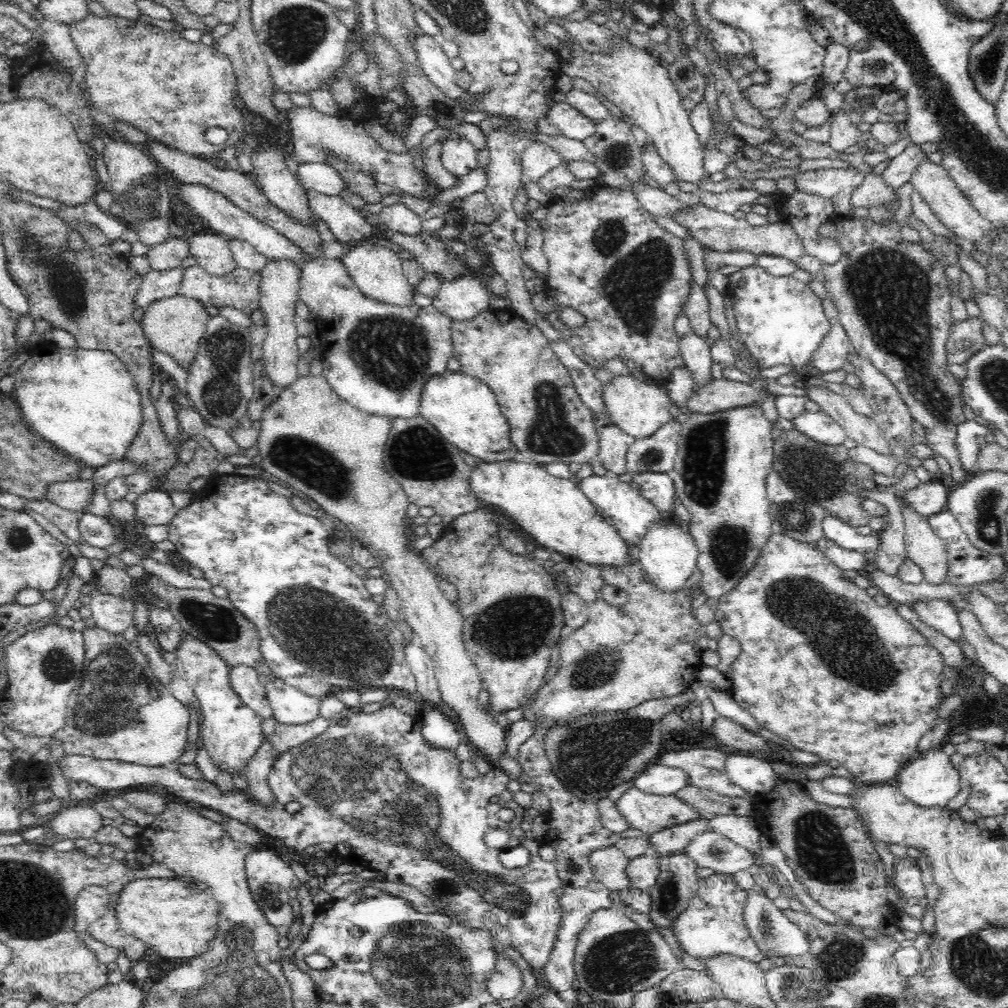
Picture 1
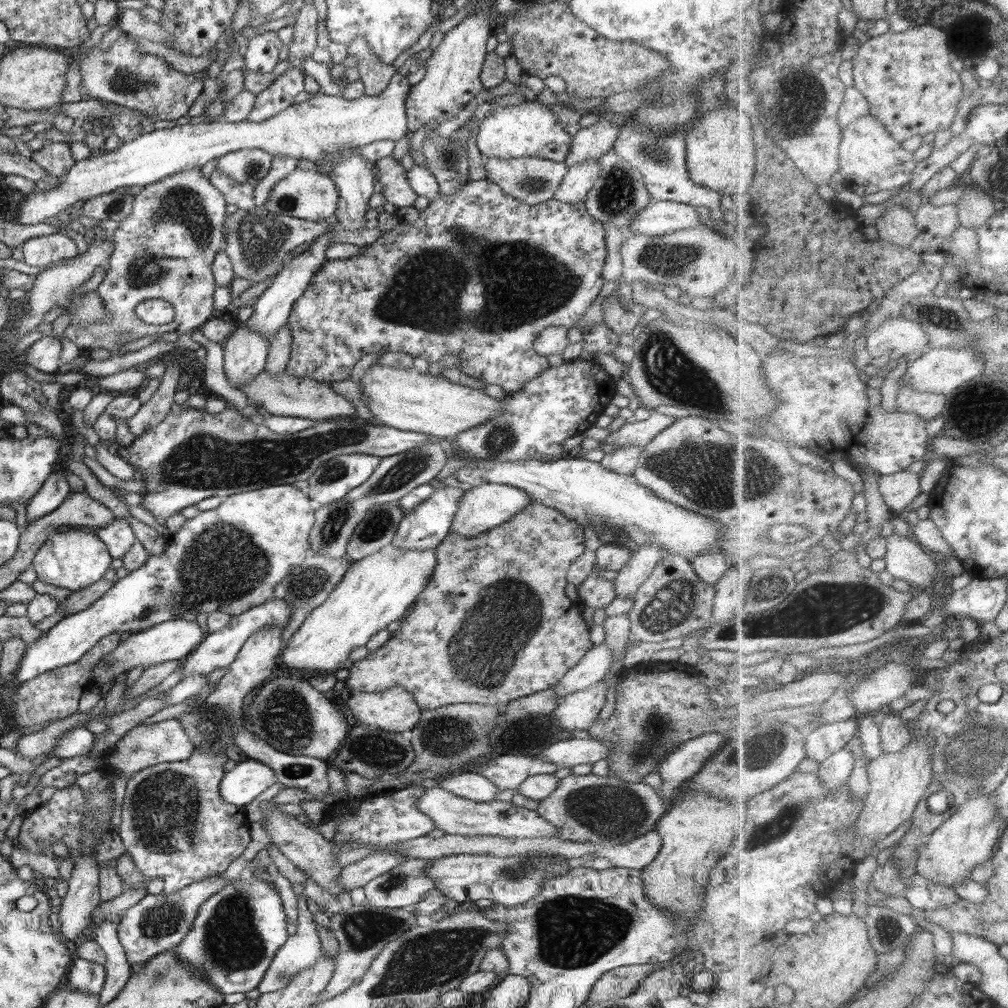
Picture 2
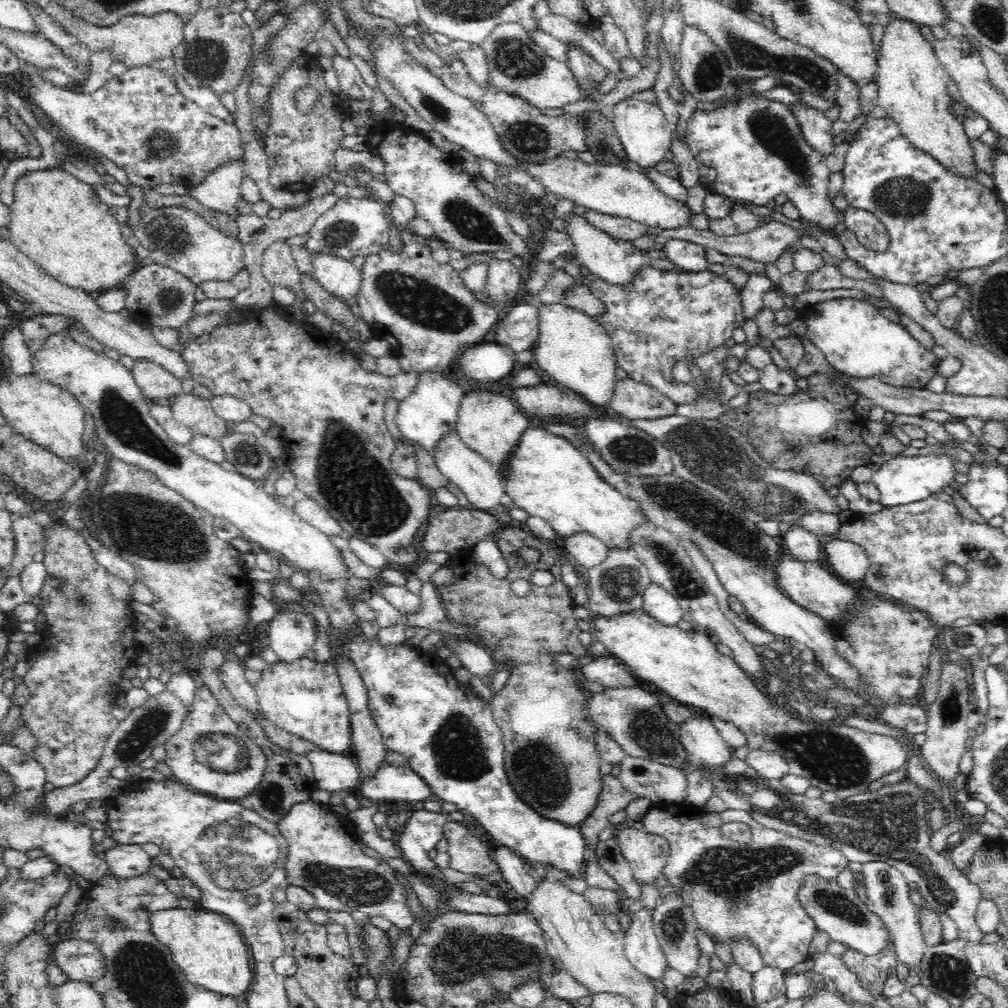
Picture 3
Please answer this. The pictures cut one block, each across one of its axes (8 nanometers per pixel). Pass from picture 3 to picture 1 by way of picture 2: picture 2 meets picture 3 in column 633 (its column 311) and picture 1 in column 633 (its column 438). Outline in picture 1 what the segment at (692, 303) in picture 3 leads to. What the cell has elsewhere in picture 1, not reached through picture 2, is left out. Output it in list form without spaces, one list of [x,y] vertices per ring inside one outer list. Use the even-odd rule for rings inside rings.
[[[594,186],[587,190],[569,189],[562,196],[553,198],[552,202],[546,207],[546,216],[539,221],[543,234],[542,251],[547,257],[549,264],[549,274],[544,282],[545,292],[552,297],[552,300],[556,304],[564,307],[572,307],[581,312],[586,317],[586,321],[582,327],[571,328],[568,325],[564,325],[554,311],[546,313],[545,317],[562,335],[564,342],[572,347],[574,353],[592,368],[604,368],[604,362],[608,362],[612,358],[621,358],[626,362],[634,362],[636,370],[640,370],[645,375],[651,376],[651,378],[656,380],[657,384],[664,386],[666,381],[670,379],[670,374],[672,374],[674,368],[685,366],[680,347],[678,347],[679,336],[674,331],[674,320],[678,318],[678,314],[684,313],[684,306],[692,291],[693,282],[692,269],[690,269],[688,259],[684,255],[684,239],[660,227],[632,191],[612,186]]]

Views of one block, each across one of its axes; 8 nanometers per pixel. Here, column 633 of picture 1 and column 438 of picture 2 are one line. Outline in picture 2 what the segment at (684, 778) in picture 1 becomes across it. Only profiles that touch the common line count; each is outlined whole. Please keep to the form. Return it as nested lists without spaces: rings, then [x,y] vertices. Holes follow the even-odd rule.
[[[464,771],[438,780],[438,786],[474,802],[492,802],[501,790],[480,774]]]

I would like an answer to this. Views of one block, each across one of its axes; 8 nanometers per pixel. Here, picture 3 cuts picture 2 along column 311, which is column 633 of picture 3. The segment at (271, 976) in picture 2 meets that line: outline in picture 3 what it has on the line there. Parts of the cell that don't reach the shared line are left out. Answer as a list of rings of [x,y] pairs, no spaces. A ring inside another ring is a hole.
[[[642,907],[641,910],[630,911],[629,917],[632,923],[625,933],[621,933],[624,954],[642,977],[662,982],[669,964],[653,931],[653,911]]]

